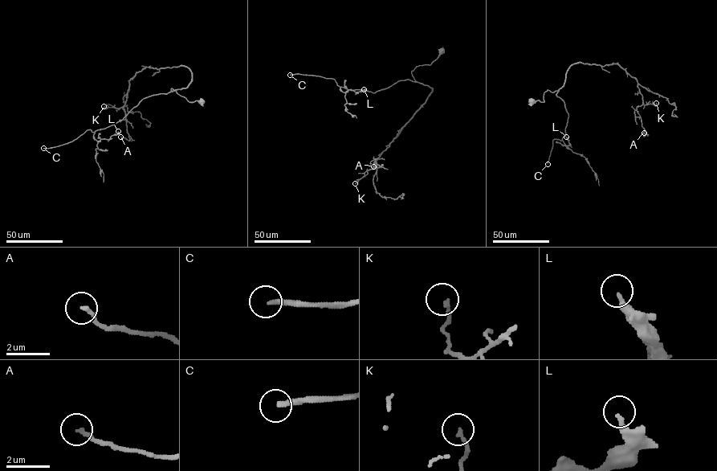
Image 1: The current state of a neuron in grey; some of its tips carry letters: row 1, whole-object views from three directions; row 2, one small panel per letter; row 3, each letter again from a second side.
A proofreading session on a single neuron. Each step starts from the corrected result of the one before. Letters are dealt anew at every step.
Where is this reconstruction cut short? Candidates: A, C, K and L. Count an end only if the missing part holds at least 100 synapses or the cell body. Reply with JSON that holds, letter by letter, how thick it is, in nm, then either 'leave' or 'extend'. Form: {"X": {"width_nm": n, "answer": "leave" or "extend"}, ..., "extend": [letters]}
{"A": {"width_nm": 170, "answer": "leave"}, "C": {"width_nm": 240, "answer": "extend"}, "K": {"width_nm": 170, "answer": "leave"}, "L": {"width_nm": 190, "answer": "leave"}, "extend": ["C"]}

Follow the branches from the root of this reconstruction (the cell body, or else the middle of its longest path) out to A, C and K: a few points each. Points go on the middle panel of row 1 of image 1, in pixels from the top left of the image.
A: (442, 51), (430, 64), (412, 71), (431, 92), (372, 168), (375, 161), (382, 165), (373, 166)
C: (442, 51), (430, 64), (412, 71), (414, 81), (400, 80), (374, 93), (340, 87), (332, 78), (290, 75)
K: (442, 51), (430, 64), (411, 71), (416, 81), (432, 88), (425, 101), (376, 159), (376, 167), (355, 183)

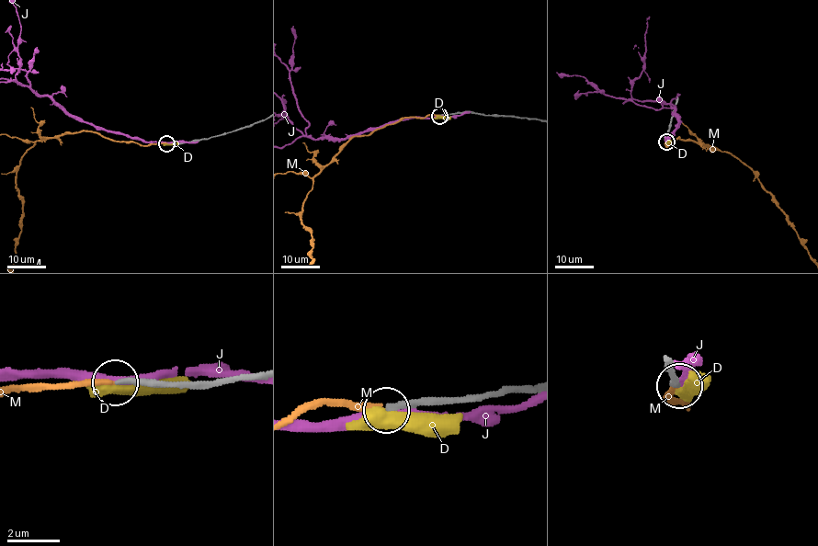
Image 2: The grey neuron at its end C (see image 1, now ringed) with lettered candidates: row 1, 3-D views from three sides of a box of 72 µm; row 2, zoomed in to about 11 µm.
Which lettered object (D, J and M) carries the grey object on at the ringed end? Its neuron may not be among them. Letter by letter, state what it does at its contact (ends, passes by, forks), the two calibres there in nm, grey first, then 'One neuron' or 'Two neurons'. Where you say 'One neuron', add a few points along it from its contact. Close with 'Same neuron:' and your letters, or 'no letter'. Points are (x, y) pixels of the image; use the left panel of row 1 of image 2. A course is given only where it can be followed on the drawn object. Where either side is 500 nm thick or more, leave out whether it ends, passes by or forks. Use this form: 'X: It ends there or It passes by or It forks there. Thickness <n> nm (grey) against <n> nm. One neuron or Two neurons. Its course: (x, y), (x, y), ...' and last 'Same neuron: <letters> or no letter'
D: Thickness 240 nm (grey) against 500 nm. Two neurons
J: It passes by. Thickness 320 nm (grey) against 300 nm. Two neurons
M: It ends there. Thickness 240 nm (grey) against 240 nm. One neuron. Its course: (166, 142), (141, 145), (80, 130), (38, 141), (18, 165), (20, 233)
Same neuron: M

